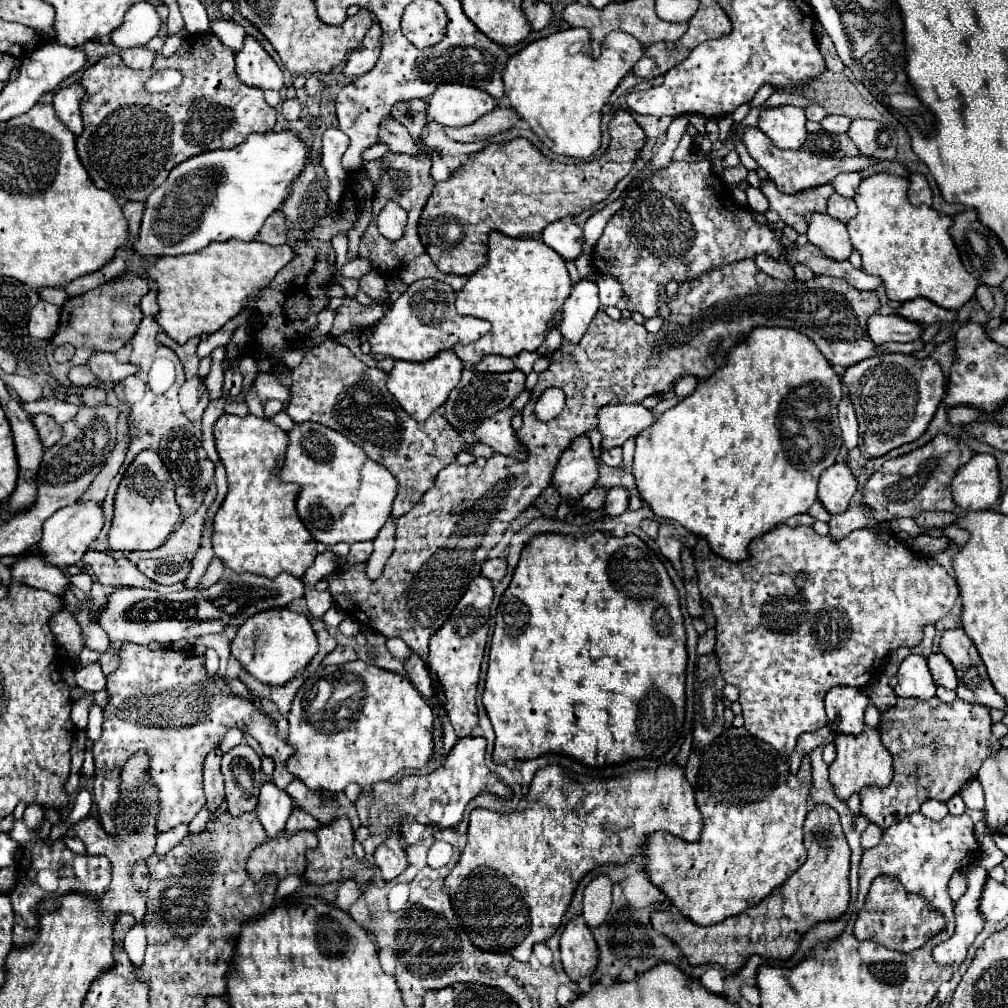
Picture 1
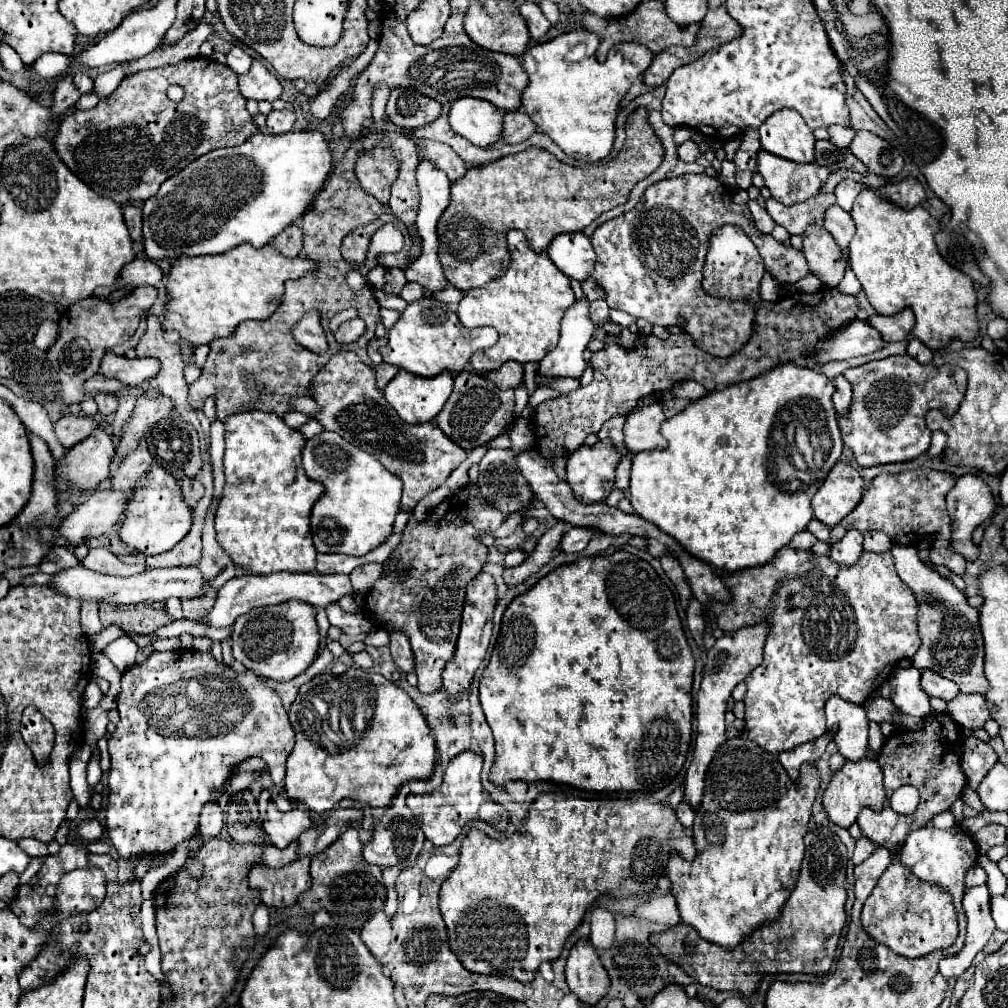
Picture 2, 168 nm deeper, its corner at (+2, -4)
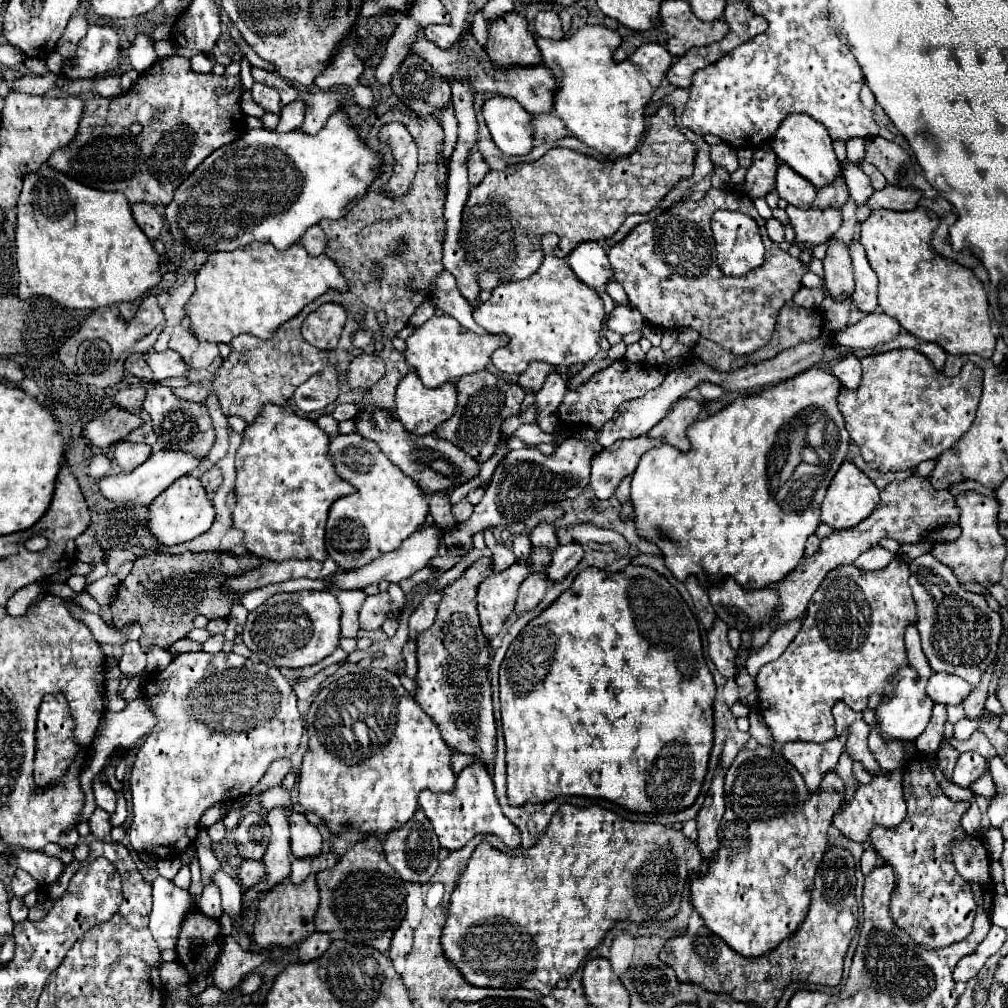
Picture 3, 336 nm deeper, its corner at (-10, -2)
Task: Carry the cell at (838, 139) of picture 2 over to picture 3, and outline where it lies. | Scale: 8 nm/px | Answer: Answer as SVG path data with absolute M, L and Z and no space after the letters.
M861 138L847 140L847 158L849 160L859 162L859 160L863 160L863 154L865 154L865 140L861 140Z

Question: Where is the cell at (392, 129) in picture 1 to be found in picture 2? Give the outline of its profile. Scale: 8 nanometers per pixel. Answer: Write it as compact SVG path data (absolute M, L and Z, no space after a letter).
M417 140L417 144L421 150L421 158L429 158L431 162L435 162L449 176L451 182L457 182L465 176L467 164L449 146L433 140Z

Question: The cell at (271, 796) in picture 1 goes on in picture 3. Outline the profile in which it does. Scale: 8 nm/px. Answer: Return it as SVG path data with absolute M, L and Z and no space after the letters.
M291 812L289 814L289 830L291 830L291 854L295 858L317 856L321 852L321 832L313 826L305 814Z

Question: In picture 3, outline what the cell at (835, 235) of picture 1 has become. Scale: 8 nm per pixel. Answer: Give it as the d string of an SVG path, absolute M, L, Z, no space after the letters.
M829 238L823 268L825 268L825 286L833 298L843 298L853 292L855 282L847 244L843 244L837 238Z

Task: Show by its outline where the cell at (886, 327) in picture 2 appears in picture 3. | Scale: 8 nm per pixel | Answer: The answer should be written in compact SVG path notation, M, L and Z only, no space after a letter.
M871 312L861 322L847 326L837 332L837 346L843 350L859 350L859 348L875 348L879 344L891 342L901 334L901 324L883 312Z

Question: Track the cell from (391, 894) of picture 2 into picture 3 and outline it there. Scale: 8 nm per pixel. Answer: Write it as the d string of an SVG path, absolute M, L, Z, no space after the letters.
M403 920L403 924L393 934L393 940L391 940L391 946L389 946L389 958L407 954L411 950L411 942L413 942L413 930L407 924L407 920Z

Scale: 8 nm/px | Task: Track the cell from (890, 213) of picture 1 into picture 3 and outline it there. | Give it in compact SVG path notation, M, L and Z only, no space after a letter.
M915 208L911 212L871 212L867 220L861 222L861 242L867 252L867 260L879 276L879 306L885 314L899 320L899 324L923 342L939 344L947 354L977 354L981 358L991 358L995 350L995 336L989 322L989 302L981 280L967 268L959 264L949 264L945 256L937 256L929 248L929 240L937 230L939 216L931 216L925 208Z

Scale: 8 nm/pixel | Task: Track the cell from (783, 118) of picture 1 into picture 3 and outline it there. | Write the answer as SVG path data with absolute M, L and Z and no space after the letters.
M789 114L777 130L779 132L771 138L771 148L775 150L777 158L781 162L789 164L795 172L799 172L803 178L813 182L817 188L831 184L841 174L839 160L833 152L831 136L829 136L829 132L825 132L825 128L817 120L813 120L811 116L805 116L805 114Z

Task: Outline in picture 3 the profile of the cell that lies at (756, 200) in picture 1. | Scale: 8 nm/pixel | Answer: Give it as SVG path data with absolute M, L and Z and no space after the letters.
M769 218L769 220L767 220L767 234L769 234L769 238L775 240L777 244L781 244L781 242L785 240L785 236L783 236L783 224L781 224L779 220L775 220L775 218Z

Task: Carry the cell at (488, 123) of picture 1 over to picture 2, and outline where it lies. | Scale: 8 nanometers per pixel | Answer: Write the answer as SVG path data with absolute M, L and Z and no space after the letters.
M523 110L505 112L505 126L503 126L503 134L501 134L501 140L505 144L519 144L535 132L537 132L537 126Z

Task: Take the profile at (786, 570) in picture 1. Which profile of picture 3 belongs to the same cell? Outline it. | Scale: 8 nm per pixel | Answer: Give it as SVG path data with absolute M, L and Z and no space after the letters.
M893 558L889 566L877 572L861 572L855 566L839 566L823 578L807 604L807 614L799 634L775 662L769 662L759 670L755 680L759 710L775 746L783 746L791 740L827 742L835 738L835 720L831 714L835 702L843 700L851 710L861 712L867 708L869 696L885 692L885 684L893 678L893 674L905 668L907 648L903 636L907 626L915 626L917 622L917 606L907 578L909 564L901 558Z

